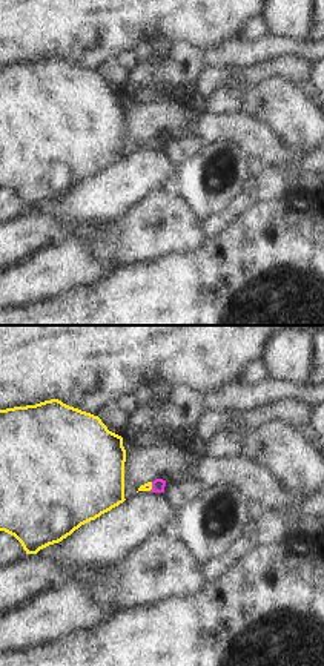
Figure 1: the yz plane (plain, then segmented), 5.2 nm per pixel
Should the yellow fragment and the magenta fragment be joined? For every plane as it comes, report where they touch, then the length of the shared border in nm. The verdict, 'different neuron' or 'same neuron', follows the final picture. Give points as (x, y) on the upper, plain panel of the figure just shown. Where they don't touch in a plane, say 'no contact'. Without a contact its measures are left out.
contact (151, 143); length 50 nm

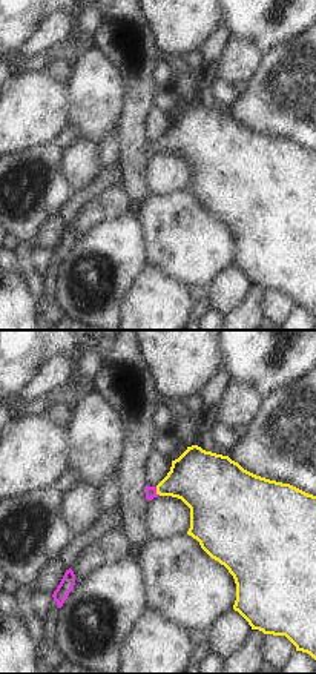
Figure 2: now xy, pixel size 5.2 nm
contact (157, 148); length 50 nm

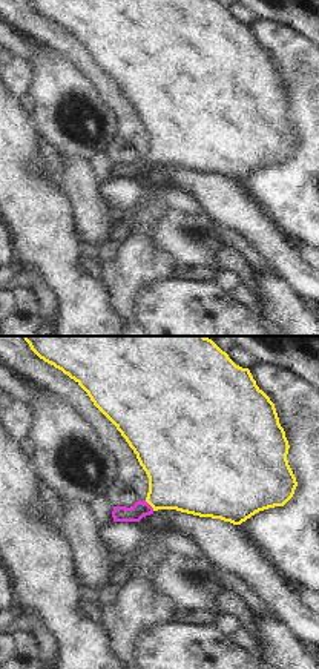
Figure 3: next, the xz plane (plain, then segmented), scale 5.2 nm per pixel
contact (149, 160); length 80 nm

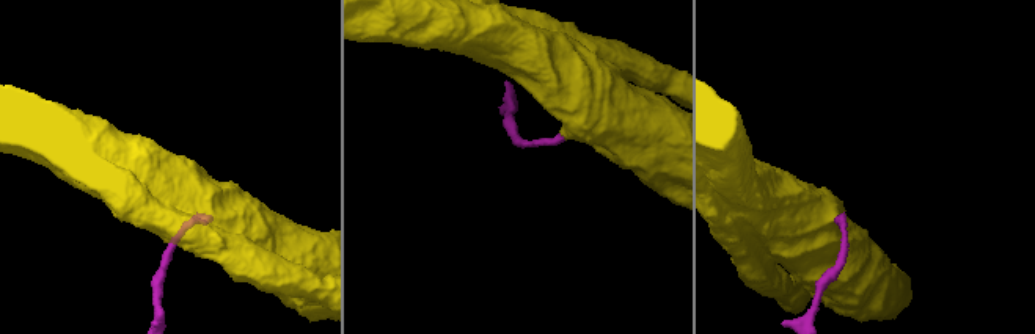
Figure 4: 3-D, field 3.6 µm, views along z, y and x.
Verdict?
same neuron

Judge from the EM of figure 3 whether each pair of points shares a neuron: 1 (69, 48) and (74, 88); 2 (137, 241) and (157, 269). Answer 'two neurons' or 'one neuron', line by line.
1: two neurons
2: one neuron

